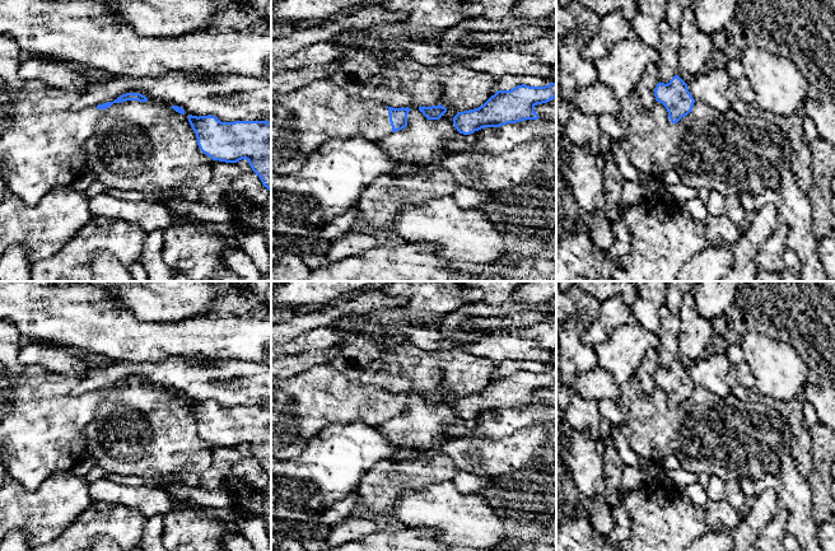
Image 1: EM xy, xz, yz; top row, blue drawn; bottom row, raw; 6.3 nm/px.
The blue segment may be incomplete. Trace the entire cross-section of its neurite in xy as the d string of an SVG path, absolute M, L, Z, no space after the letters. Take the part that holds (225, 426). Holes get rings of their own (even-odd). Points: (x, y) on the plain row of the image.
M188 401L200 435L213 445L246 444L271 477L271 408L269 406L221 407L215 401Z

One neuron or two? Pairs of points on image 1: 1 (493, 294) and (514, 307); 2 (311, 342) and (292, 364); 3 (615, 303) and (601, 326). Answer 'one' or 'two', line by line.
1: one
2: two
3: one

